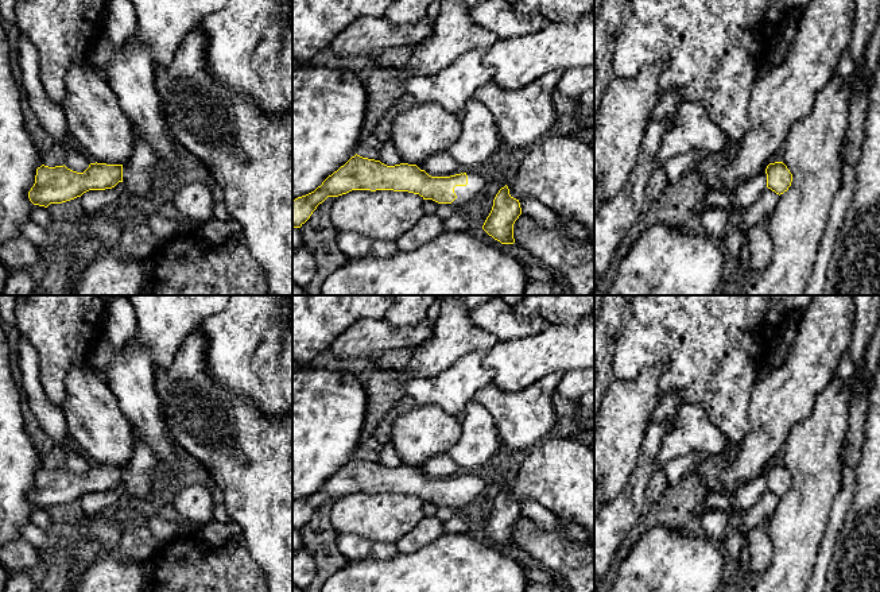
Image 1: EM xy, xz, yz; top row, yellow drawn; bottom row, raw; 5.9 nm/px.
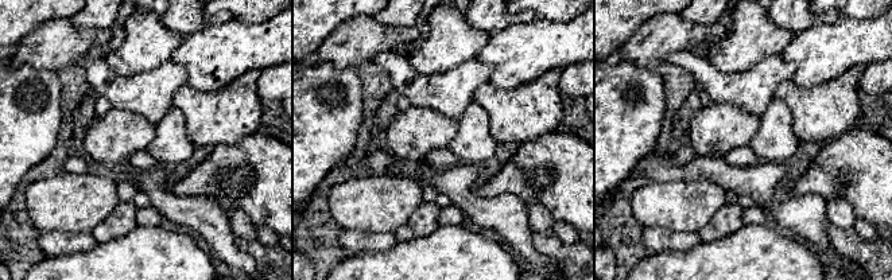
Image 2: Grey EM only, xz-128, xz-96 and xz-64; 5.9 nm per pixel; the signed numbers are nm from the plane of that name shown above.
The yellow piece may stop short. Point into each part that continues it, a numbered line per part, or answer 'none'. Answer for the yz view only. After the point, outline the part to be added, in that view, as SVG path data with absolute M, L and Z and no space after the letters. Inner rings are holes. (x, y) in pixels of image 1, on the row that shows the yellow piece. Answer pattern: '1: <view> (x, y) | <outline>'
none

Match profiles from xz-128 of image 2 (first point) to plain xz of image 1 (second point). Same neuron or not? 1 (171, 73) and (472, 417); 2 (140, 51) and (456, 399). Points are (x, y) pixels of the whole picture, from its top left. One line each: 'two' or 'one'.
1: two
2: two

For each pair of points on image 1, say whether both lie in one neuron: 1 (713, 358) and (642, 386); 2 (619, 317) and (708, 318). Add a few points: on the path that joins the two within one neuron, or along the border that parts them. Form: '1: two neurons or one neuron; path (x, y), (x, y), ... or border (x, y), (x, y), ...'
1: two neurons; border (665, 363), (648, 366), (634, 378), (627, 379)
2: two neurons; border (632, 309), (631, 317), (615, 345)

